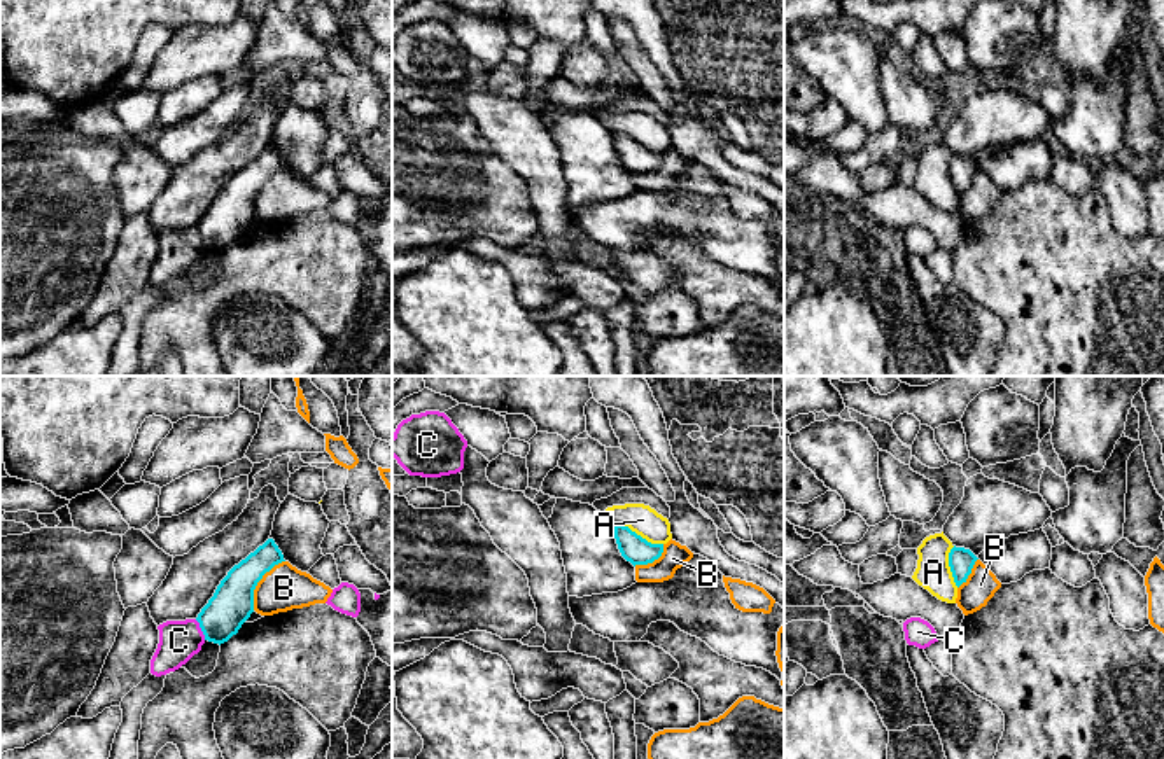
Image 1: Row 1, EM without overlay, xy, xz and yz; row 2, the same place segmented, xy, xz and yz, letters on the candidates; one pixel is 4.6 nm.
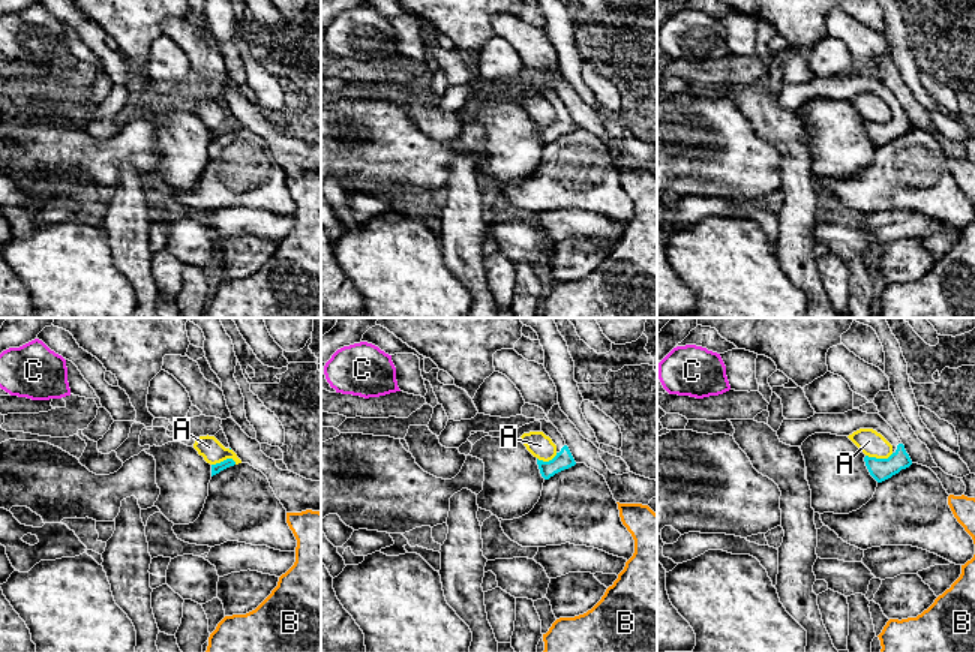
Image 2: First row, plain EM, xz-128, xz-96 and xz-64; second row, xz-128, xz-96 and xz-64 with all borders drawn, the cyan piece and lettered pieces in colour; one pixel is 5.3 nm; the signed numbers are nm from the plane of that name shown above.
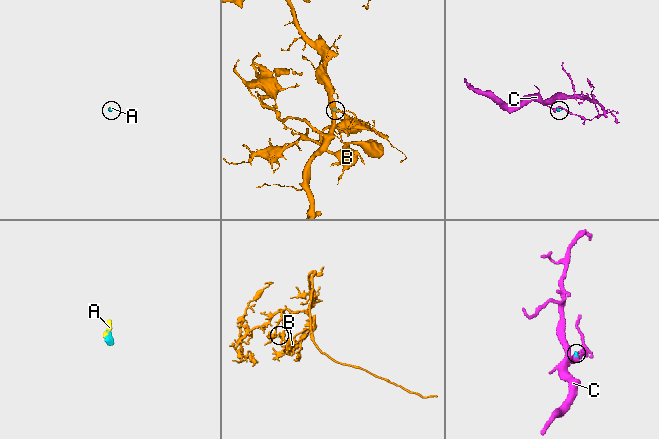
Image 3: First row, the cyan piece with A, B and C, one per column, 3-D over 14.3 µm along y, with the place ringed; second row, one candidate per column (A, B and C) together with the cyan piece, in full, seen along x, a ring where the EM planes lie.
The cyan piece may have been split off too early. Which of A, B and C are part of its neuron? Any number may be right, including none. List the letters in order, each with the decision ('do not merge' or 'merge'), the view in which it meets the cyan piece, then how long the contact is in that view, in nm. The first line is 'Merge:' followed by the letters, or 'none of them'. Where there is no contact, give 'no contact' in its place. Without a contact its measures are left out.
Merge: none of them
A: do not merge | xz | 240 nm
B: do not merge | xy | 280 nm
C: do not merge | xy | 110 nm

